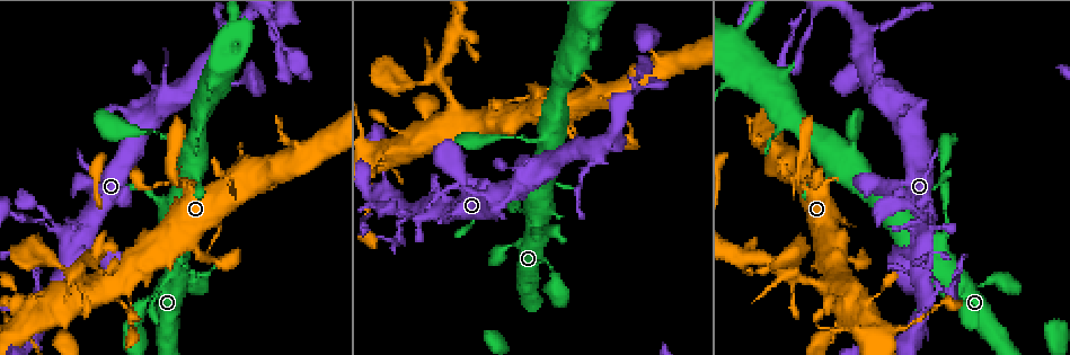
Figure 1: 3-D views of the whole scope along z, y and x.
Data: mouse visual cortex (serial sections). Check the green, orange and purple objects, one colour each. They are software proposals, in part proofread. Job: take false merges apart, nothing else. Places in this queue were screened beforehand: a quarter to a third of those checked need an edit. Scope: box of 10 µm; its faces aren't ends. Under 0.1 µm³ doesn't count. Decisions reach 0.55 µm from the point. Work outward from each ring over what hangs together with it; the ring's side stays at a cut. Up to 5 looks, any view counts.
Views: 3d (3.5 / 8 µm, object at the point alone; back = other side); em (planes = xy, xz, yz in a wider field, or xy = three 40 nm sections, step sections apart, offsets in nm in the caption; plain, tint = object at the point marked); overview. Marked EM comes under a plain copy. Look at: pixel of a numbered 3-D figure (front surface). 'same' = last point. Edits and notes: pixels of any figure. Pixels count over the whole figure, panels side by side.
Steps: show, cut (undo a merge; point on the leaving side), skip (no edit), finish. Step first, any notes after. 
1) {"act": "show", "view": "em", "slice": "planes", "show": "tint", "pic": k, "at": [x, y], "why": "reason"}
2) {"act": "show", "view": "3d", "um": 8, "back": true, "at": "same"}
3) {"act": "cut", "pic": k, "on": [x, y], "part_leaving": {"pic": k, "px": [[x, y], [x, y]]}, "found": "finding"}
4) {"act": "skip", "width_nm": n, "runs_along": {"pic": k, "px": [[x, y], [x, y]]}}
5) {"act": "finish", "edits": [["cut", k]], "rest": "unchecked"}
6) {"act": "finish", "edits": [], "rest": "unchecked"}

{"act": "show", "view": "3d", "um": 3.5, "pic": 1, "at": [460, 121], "why": "thick turns thin"}

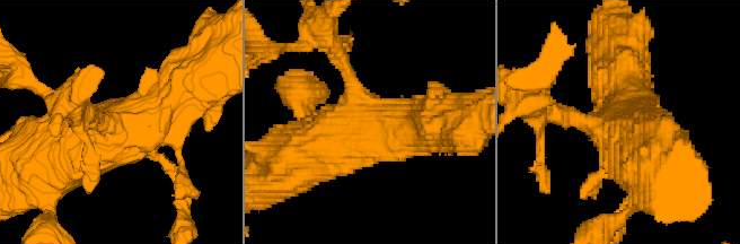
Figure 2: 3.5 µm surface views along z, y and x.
{"act": "show", "view": "em", "slice": "planes", "show": "tint", "pic": 2, "at": [116, 132]}

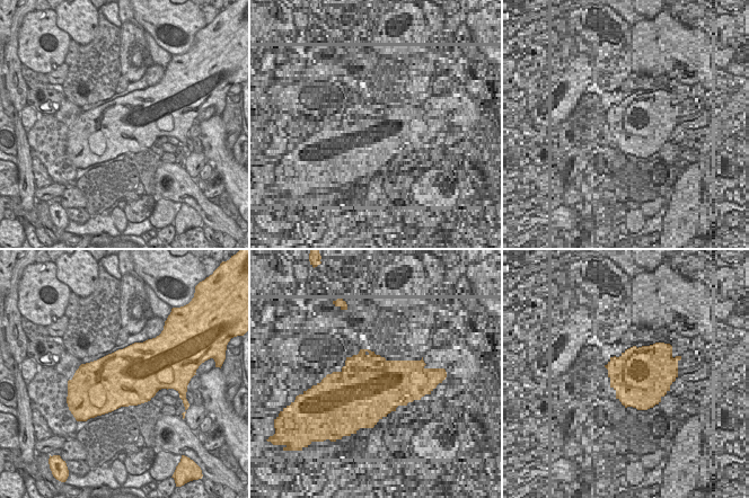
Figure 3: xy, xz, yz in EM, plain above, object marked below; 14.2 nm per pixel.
{"act": "skip", "runs_along": {"pic": 2, "px": [[201, 71], [107, 138], [73, 141]]}, "found": "continuous, no second cell"}

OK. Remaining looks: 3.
{"act": "show", "view": "3d", "um": 3.5, "pic": 1, "at": [921, 248], "why": "small branch off a trunk"}

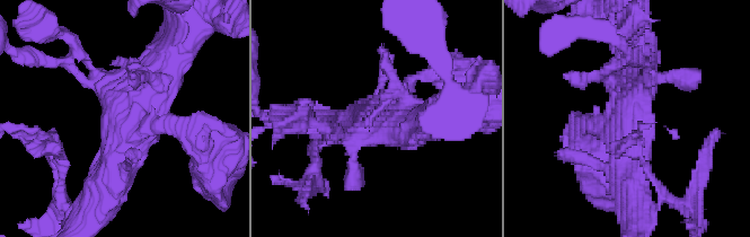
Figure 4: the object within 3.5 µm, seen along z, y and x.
{"act": "show", "view": "em", "slice": "xy", "step": 1, "show": "tint", "pic": 4, "at": [624, 116], "arms": 4, "arm_widths_nm": [200, 250, 450, 500], "why": "need the tissue"}

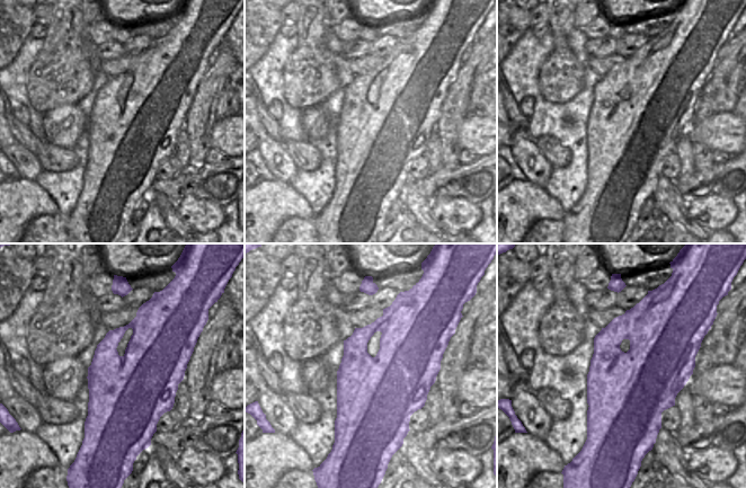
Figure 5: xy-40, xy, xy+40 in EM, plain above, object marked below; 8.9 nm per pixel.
{"act": "show", "view": "em", "slice": "xy", "step": 5, "show": "tint", "at": "same", "why": "cut it another way"}

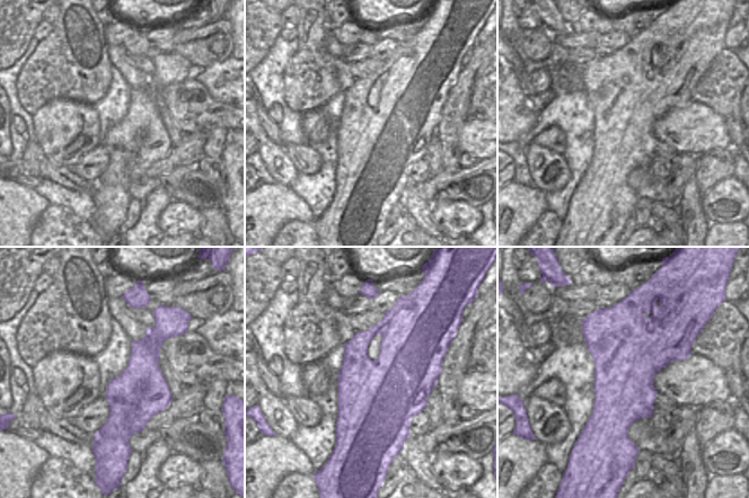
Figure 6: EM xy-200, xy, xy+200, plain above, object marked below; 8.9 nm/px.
{"act": "skip", "width_nm": 700, "runs_along": {"pic": 4, "px": [[175, 55], [130, 124], [108, 187]]}, "found": "continuous, no second cell"}

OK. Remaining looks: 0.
{"act": "finish", "edits": [], "rest": "unchecked"}

